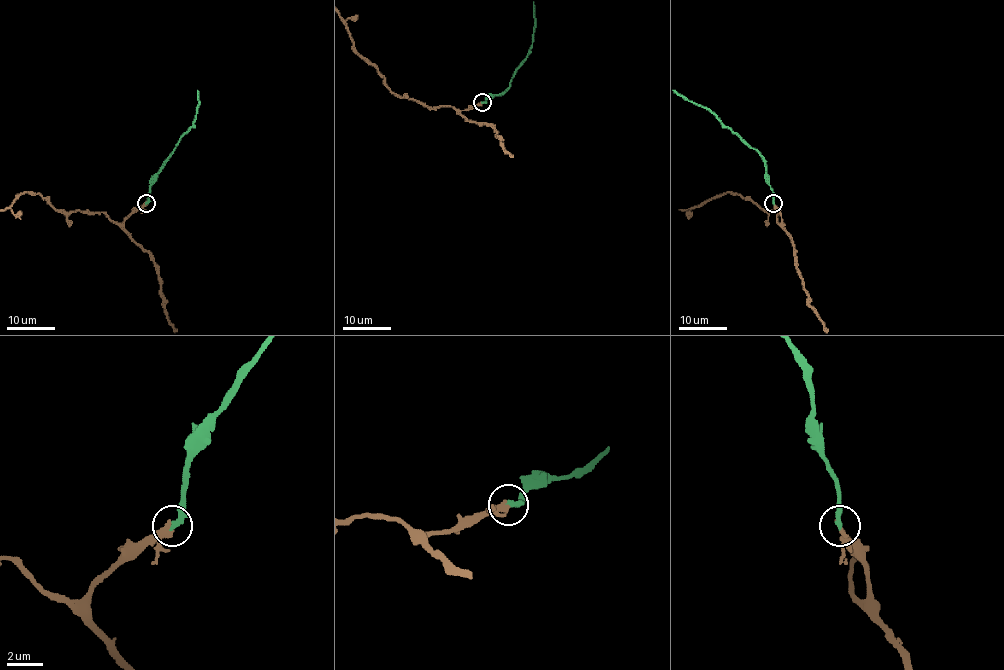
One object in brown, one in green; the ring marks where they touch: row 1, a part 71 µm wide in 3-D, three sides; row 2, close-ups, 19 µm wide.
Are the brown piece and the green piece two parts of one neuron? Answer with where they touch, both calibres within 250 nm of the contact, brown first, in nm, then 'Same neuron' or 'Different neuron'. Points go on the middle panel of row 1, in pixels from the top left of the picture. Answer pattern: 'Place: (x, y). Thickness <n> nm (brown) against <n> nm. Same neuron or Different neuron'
Place: (482, 102). Thickness 320 nm (brown) against 320 nm. Same neuron

